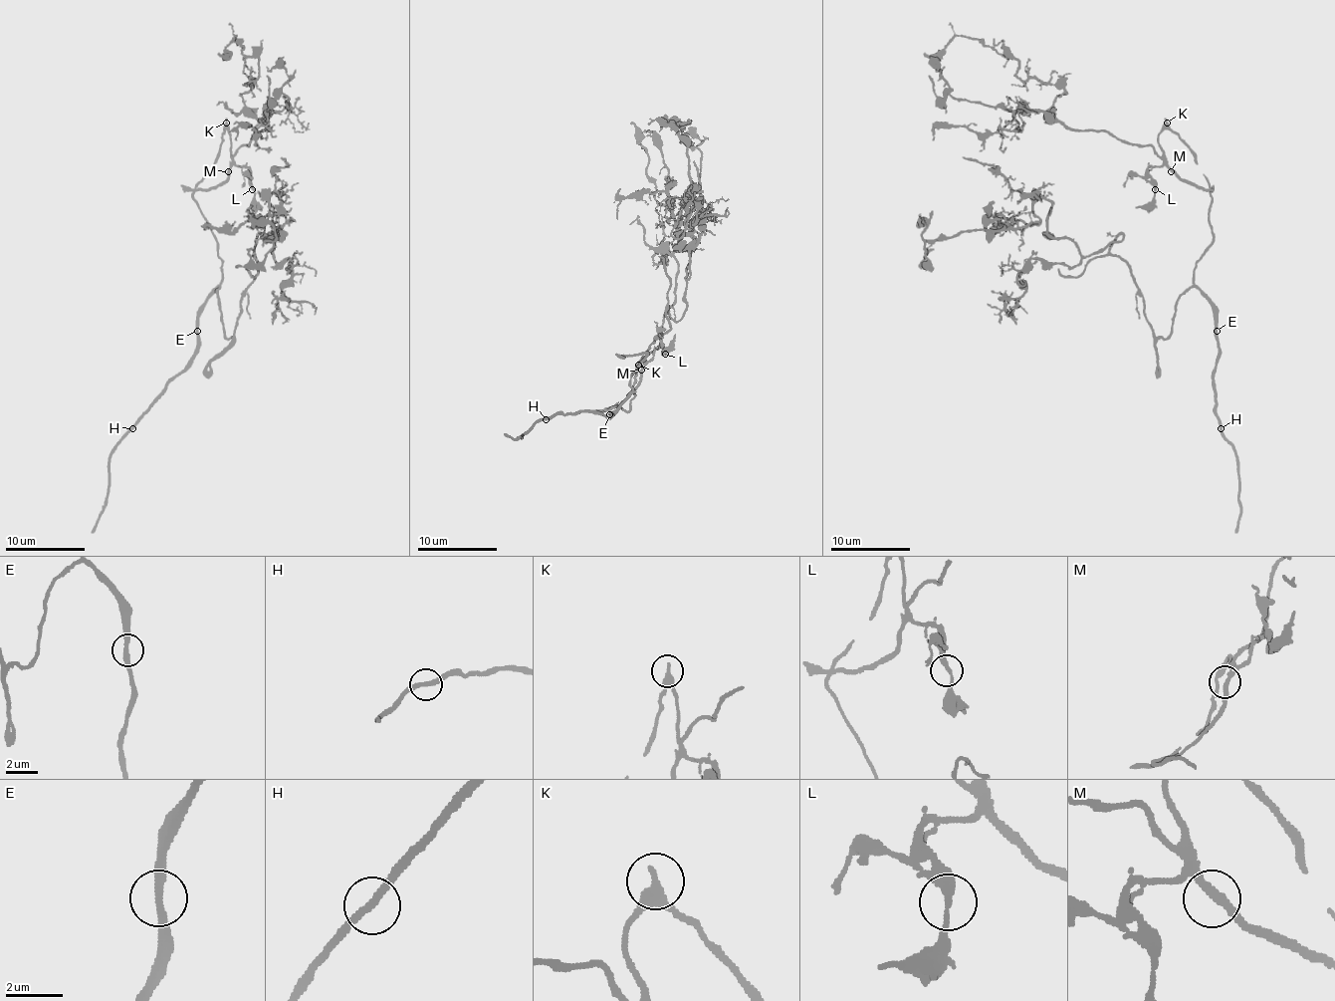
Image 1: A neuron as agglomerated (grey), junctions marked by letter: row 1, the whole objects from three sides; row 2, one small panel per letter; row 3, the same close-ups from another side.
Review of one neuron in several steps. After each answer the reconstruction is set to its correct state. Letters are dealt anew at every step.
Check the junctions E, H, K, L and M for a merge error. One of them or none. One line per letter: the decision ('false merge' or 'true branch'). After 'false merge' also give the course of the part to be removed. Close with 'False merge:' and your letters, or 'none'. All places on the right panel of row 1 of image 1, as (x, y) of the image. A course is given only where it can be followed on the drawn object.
E: true branch
H: true branch
K: true branch
L: true branch
M: true branch
False merge: none

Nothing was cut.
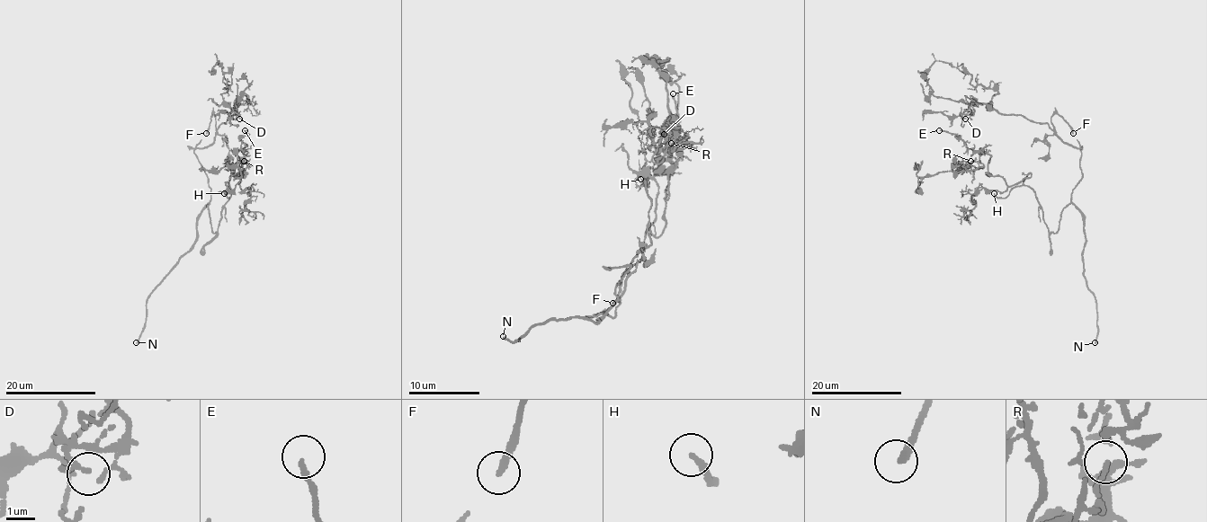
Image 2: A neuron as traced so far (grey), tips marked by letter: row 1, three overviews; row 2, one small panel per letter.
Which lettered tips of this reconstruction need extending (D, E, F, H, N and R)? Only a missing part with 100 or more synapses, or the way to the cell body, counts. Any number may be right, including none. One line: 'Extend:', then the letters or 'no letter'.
Extend: H, N

